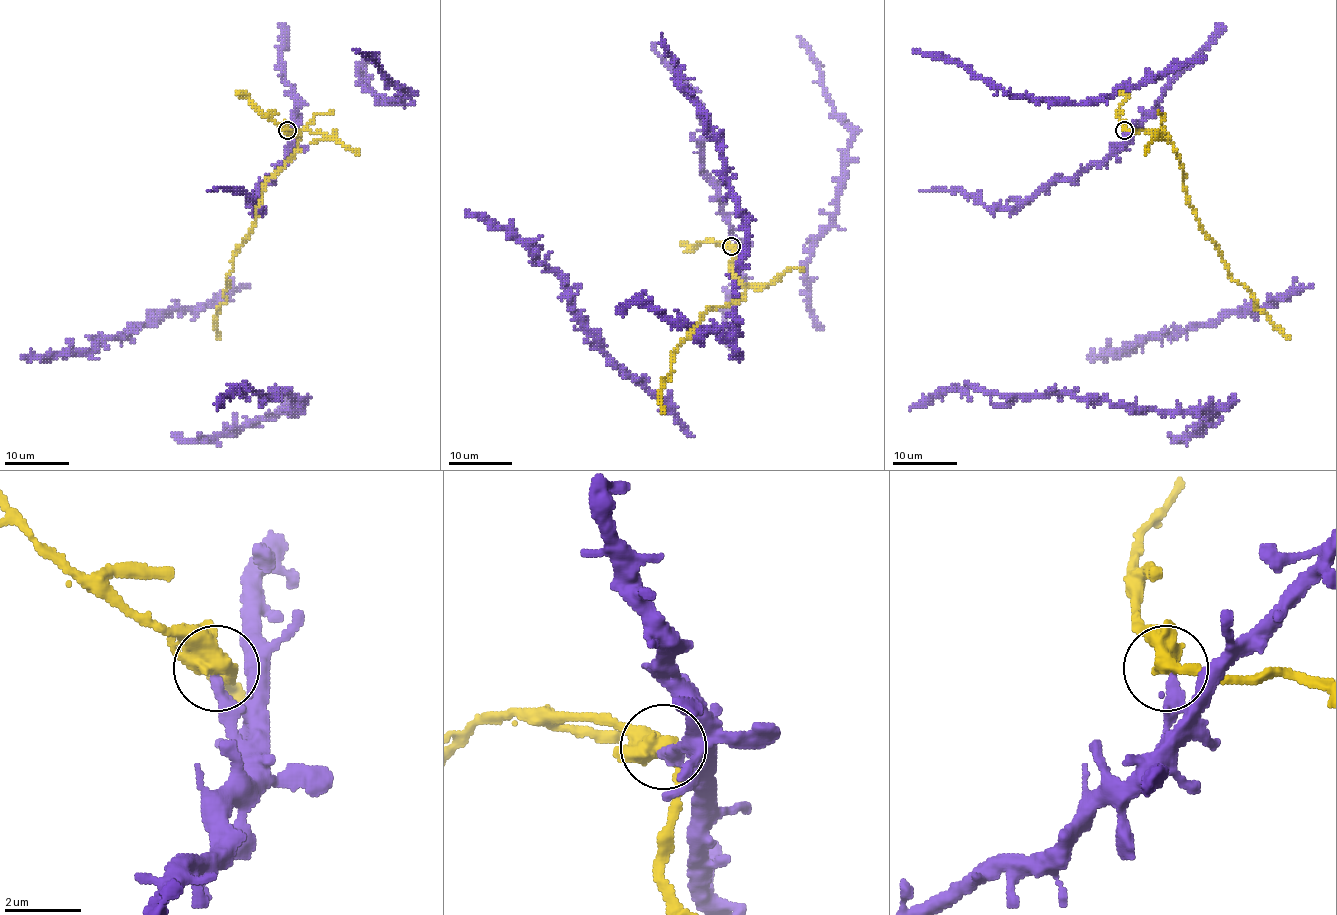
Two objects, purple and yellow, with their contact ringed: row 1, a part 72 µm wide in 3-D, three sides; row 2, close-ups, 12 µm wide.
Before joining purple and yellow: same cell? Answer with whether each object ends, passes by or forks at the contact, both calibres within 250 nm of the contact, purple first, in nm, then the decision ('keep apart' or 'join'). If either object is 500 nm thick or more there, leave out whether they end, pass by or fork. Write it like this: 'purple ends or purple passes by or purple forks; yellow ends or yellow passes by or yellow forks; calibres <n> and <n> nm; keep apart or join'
purple ends; yellow passes by; calibres 320 and 440 nm; keep apart

